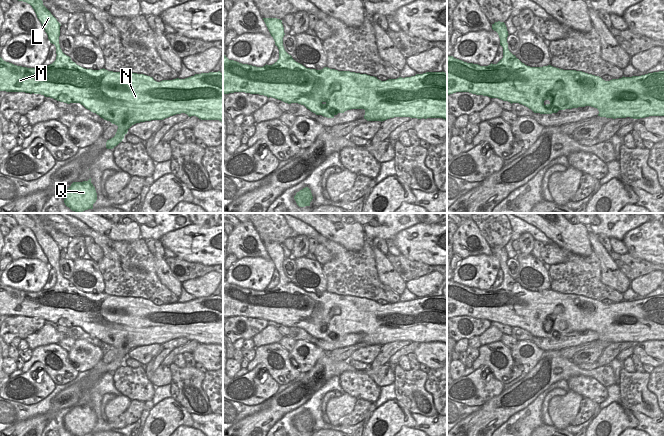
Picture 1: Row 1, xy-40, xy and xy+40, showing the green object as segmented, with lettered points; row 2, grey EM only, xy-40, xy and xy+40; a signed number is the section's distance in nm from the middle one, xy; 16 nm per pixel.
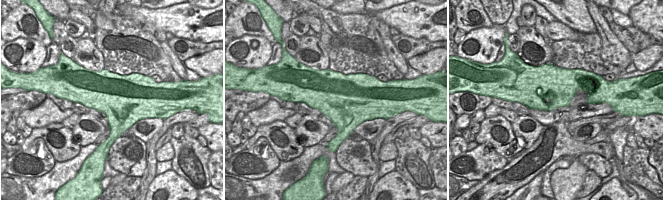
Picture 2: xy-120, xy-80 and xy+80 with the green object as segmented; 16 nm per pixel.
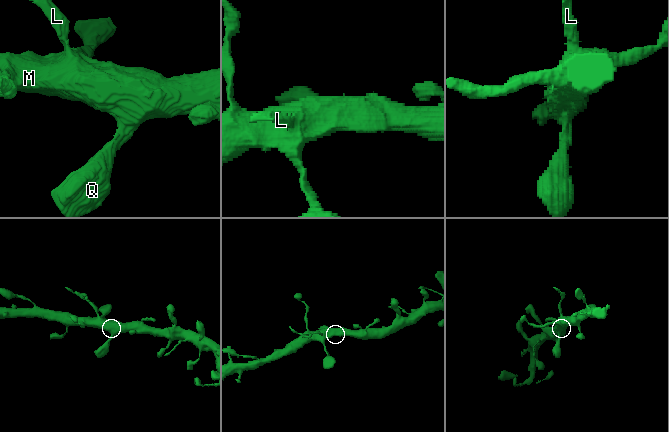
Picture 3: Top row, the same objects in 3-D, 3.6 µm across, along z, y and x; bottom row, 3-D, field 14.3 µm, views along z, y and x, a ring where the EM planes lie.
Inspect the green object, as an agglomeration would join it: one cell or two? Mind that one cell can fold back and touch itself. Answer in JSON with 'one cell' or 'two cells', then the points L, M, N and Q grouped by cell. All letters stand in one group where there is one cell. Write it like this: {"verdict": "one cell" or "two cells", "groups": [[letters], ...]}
{"verdict": "one cell", "groups": [["L", "M", "N", "Q"]]}

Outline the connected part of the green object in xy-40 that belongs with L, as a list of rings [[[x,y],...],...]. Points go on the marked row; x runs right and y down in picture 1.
[[[18,0],[18,1],[26,2],[26,3],[30,4],[32,6],[32,8],[34,9],[34,11],[35,11],[35,13],[37,15],[37,18],[41,22],[45,32],[48,35],[48,39],[49,39],[50,43],[55,45],[57,56],[56,56],[56,60],[52,64],[50,64],[48,66],[41,66],[39,68],[27,68],[27,67],[17,66],[17,65],[14,65],[12,63],[4,61],[0,57],[0,91],[25,92],[25,93],[30,93],[30,94],[32,94],[32,93],[41,94],[41,95],[44,95],[45,97],[50,97],[50,98],[53,98],[53,99],[55,99],[57,101],[64,102],[64,103],[67,103],[67,104],[80,103],[86,109],[90,110],[93,113],[96,113],[97,115],[99,115],[104,120],[110,121],[112,124],[115,124],[115,125],[118,126],[118,129],[117,129],[117,132],[116,132],[115,136],[113,138],[107,140],[107,142],[106,142],[106,148],[107,149],[113,149],[120,142],[122,142],[122,140],[124,139],[124,136],[128,132],[128,129],[132,125],[134,125],[136,123],[140,123],[140,122],[151,121],[151,120],[163,120],[163,119],[168,118],[170,116],[173,116],[173,115],[176,115],[176,114],[181,114],[181,113],[185,113],[189,117],[196,116],[201,120],[219,120],[219,121],[223,122],[223,74],[220,71],[195,74],[194,76],[191,76],[191,77],[188,77],[188,78],[185,78],[185,79],[176,78],[176,79],[173,79],[173,80],[162,80],[160,82],[157,82],[157,81],[155,81],[153,79],[153,77],[150,77],[150,76],[147,76],[147,75],[144,75],[144,74],[113,72],[113,71],[108,71],[108,70],[106,70],[104,68],[100,69],[100,70],[92,70],[92,69],[83,68],[83,67],[77,65],[75,62],[73,62],[69,56],[65,55],[62,52],[62,50],[60,48],[60,44],[59,44],[59,36],[60,36],[60,26],[61,26],[61,24],[51,14],[51,12],[43,5],[43,1],[42,0]]]

